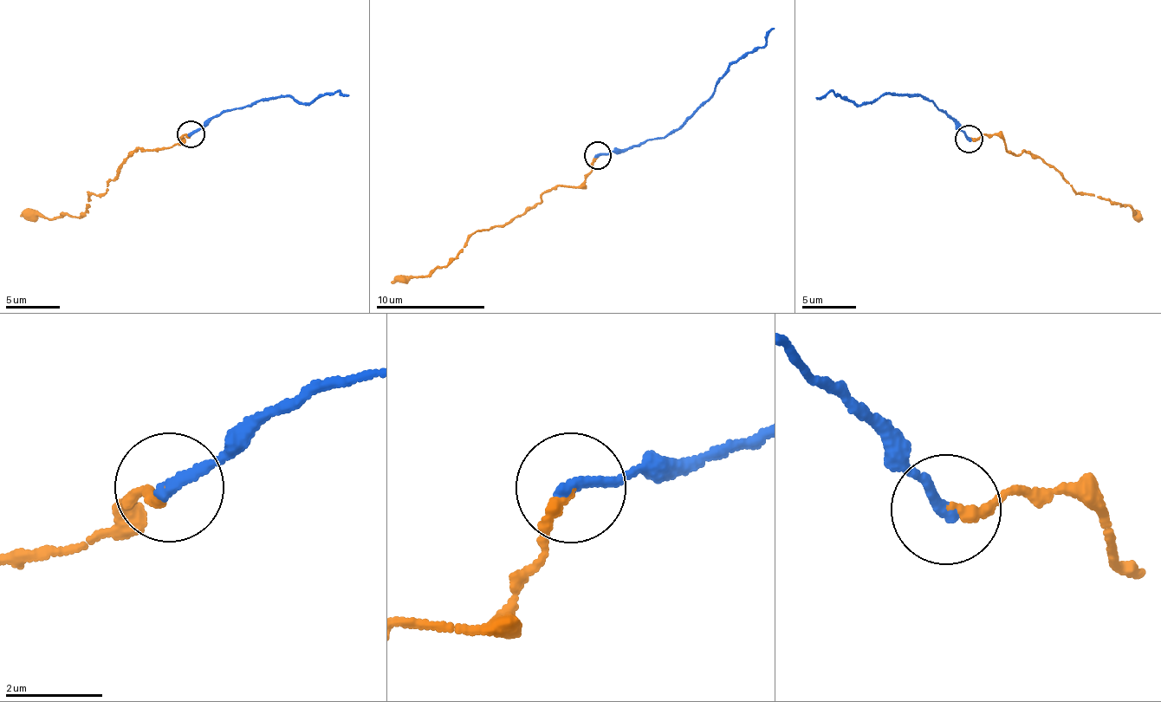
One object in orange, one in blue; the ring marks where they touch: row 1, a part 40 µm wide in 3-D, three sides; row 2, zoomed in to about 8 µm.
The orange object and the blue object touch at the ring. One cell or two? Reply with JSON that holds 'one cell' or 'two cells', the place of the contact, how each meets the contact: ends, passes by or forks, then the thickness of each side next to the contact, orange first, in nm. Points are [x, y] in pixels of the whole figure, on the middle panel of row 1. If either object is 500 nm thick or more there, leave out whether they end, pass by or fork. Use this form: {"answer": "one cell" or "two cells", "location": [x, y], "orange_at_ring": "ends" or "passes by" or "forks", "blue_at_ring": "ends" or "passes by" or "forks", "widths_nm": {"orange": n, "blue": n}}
{"answer": "two cells", "location": [598, 155], "orange_at_ring": "ends", "blue_at_ring": "ends", "widths_nm": {"orange": 200, "blue": 260}}

